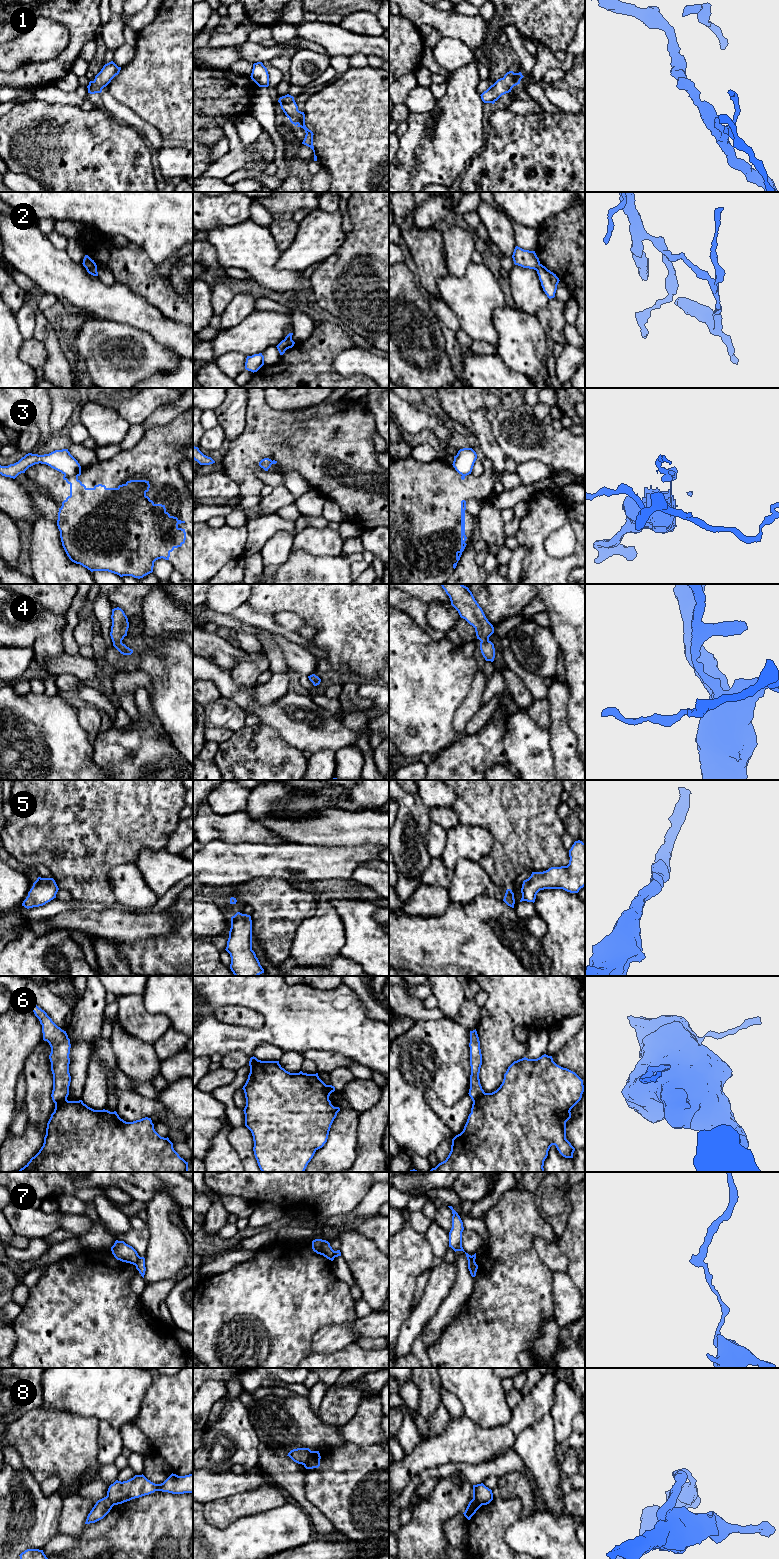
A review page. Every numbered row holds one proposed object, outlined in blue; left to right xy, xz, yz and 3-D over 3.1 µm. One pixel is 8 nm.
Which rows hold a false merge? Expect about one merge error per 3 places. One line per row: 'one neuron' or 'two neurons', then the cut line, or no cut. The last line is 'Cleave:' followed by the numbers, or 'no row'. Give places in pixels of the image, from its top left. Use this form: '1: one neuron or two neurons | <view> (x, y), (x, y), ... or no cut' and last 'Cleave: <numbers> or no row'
1: one neuron | no cut
2: two neurons | xy (96, 266), (86, 268)
3: two neurons | xy (80, 469), (73, 475), (64, 475)
4: one neuron | no cut
5: one neuron | no cut
6: two neurons | xy (66, 1097), (55, 1103)
7: two neurons | xy (140, 1257), (135, 1265)
8: two neurons | xz (312, 1451), (303, 1464)
Cleave: 2, 3, 6, 7, 8

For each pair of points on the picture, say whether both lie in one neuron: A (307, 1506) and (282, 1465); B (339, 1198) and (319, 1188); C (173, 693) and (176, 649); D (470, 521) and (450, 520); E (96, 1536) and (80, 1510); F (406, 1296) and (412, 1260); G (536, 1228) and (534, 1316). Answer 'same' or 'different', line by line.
A: same
B: same
C: same
D: same
E: different
F: same
G: same

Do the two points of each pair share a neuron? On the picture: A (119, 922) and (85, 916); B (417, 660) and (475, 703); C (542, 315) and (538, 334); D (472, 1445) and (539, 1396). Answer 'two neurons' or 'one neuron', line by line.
A: one neuron
B: two neurons
C: two neurons
D: one neuron

